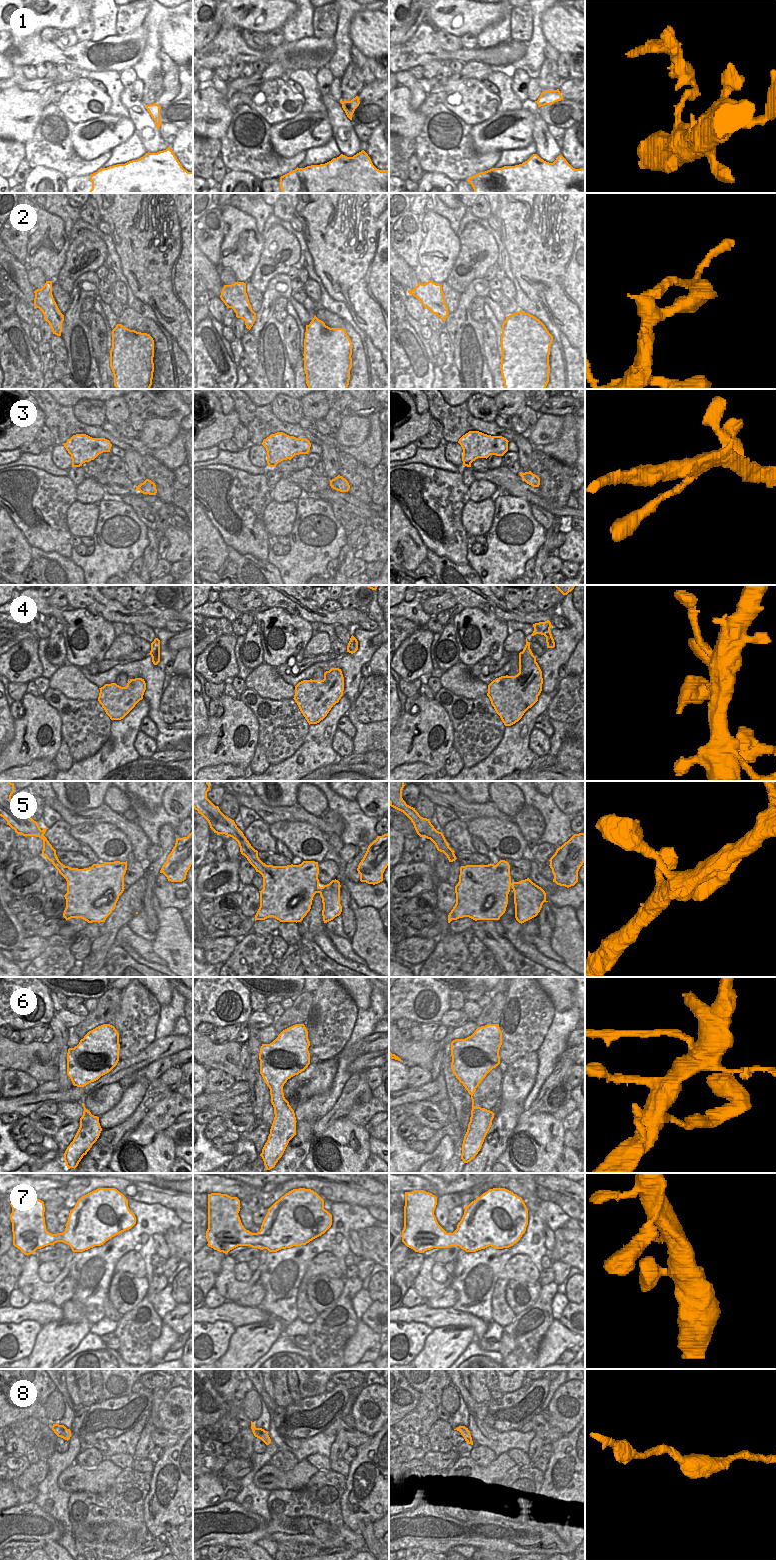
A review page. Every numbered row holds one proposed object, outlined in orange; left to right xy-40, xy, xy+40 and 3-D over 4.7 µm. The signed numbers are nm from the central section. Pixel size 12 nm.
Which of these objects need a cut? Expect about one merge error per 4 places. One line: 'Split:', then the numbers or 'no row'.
Split: 1, 2, 3

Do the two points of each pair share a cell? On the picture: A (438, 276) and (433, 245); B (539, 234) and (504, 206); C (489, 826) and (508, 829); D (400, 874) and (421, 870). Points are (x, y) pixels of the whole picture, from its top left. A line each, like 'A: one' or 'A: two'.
A: one
B: one
C: one
D: one

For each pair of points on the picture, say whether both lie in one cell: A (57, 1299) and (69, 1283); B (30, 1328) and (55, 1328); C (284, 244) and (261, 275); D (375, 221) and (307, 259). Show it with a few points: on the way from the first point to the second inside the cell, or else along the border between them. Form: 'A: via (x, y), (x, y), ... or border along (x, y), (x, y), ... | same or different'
A: via (61, 1295), (67, 1287) | same
B: border along (42, 1326), (31, 1350) | different
C: via (280, 253), (267, 268), (267, 271) | same
D: border along (303, 234), (312, 257), (313, 268), (320, 278) | different

